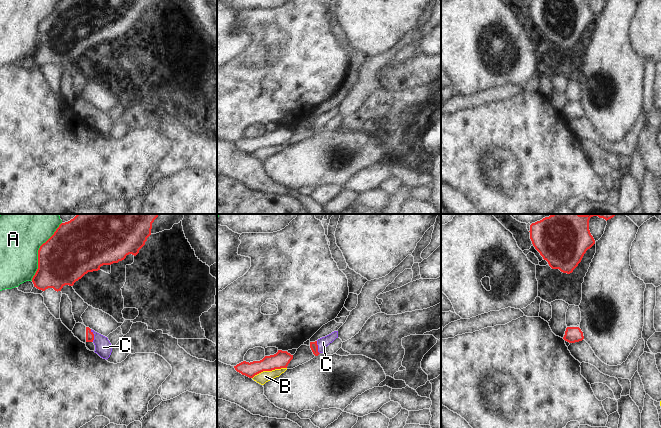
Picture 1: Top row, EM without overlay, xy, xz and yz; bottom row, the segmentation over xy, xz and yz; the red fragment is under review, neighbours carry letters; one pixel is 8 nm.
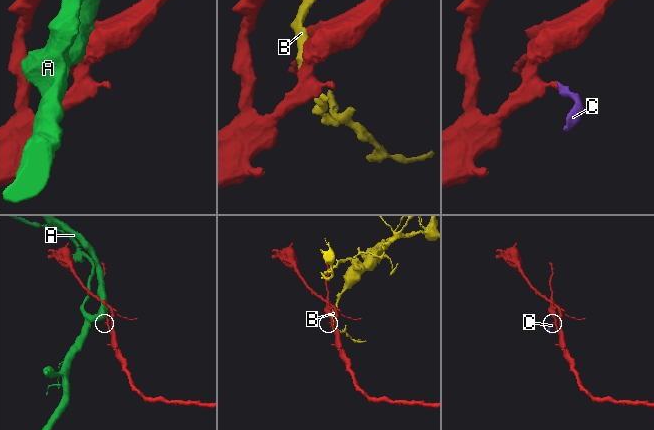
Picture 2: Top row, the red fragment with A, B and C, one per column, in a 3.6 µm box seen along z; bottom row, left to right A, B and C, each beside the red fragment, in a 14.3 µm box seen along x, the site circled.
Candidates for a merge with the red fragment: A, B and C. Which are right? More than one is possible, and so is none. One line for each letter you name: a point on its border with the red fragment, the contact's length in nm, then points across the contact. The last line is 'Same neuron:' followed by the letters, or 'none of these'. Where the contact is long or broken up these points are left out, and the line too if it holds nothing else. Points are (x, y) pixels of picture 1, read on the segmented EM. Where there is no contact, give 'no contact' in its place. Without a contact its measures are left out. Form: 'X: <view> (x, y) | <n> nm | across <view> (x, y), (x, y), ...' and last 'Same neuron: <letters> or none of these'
C: xy (93, 335) | 110 nm | across xy (89, 335), (93, 335), (103, 347)
Same neuron: C

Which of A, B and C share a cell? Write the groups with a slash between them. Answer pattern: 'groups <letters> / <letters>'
groups A / B / C

